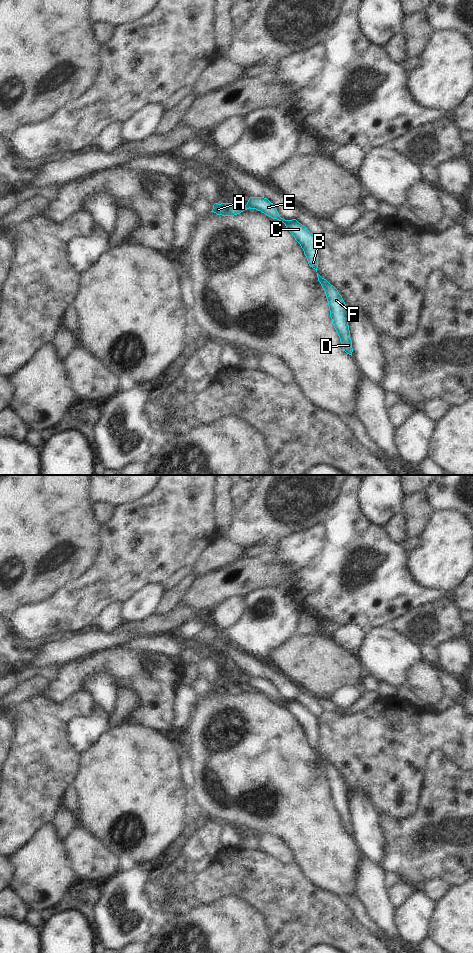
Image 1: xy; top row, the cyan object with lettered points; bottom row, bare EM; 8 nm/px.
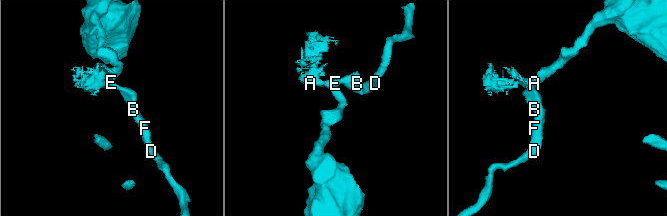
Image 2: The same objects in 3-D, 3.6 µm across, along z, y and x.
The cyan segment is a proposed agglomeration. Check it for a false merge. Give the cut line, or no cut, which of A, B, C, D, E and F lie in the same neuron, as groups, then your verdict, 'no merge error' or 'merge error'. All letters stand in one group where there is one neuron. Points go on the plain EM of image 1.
cut in xy along (246, 684), (249, 687); A / B C D E F; merge error

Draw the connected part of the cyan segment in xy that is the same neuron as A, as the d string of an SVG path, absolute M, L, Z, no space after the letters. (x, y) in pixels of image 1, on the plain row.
M215 683L211 692L222 696L234 696L240 694L244 690L249 689L248 685L239 685L236 683Z

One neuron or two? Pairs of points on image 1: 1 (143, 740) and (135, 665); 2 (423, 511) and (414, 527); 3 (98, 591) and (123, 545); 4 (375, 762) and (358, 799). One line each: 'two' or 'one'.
1: two
2: one
3: one
4: two

